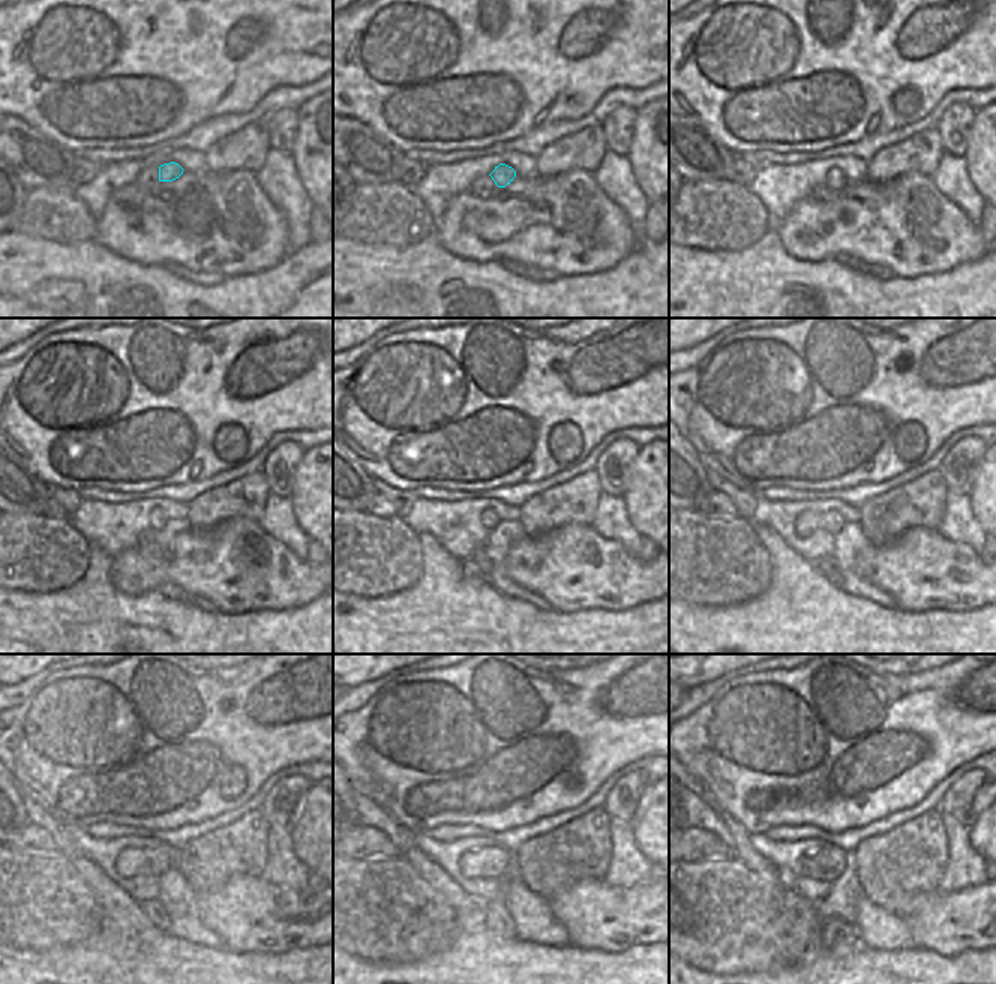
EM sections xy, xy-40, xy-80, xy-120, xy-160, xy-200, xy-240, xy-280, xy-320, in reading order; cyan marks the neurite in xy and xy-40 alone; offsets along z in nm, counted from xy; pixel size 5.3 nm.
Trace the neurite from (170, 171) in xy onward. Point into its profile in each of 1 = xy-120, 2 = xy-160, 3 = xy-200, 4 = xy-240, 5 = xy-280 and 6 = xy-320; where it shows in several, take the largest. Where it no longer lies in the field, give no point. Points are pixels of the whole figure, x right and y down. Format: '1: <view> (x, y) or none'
1: xy-120 (158, 519)
2: xy-160 (489, 519)
3: xy-200 (807, 522)
4: xy-240 (132, 863)
5: xy-280 (494, 863)
6: xy-320 (827, 864)

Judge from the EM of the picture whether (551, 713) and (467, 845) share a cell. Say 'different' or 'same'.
different

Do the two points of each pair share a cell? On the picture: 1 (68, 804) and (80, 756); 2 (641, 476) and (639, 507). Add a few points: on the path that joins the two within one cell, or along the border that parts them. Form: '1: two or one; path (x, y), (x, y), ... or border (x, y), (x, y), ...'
1: one; path (80, 792), (80, 768)
2: one; path (641, 483), (641, 500)

